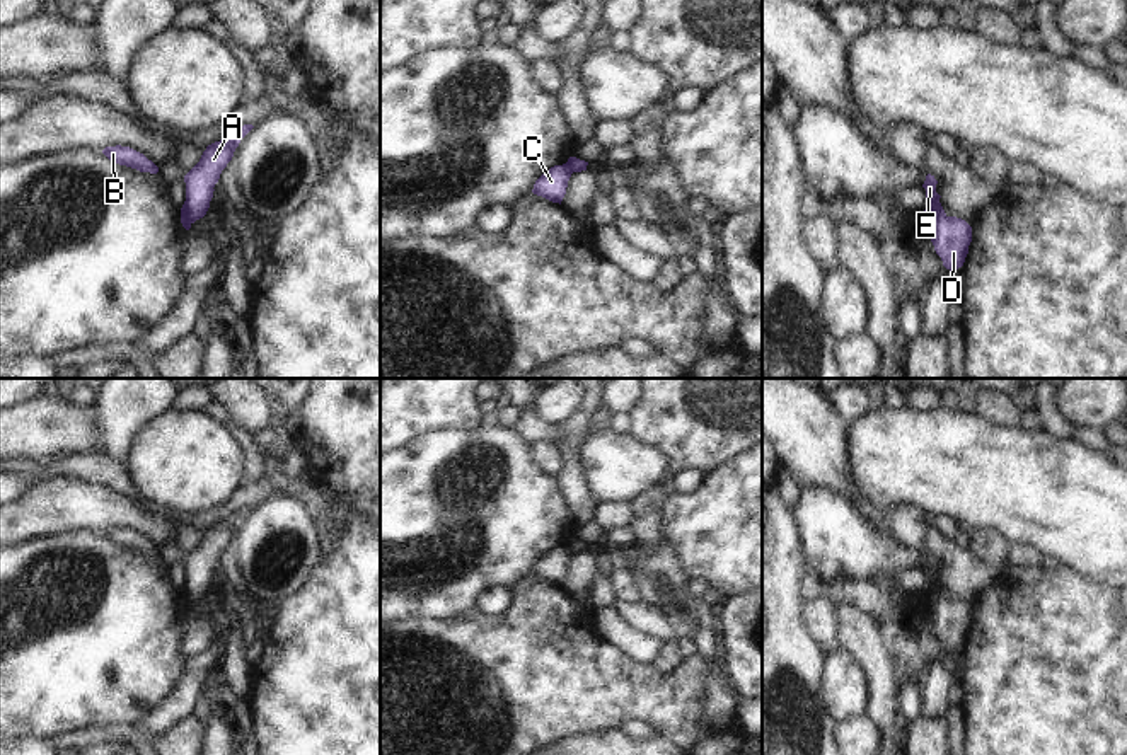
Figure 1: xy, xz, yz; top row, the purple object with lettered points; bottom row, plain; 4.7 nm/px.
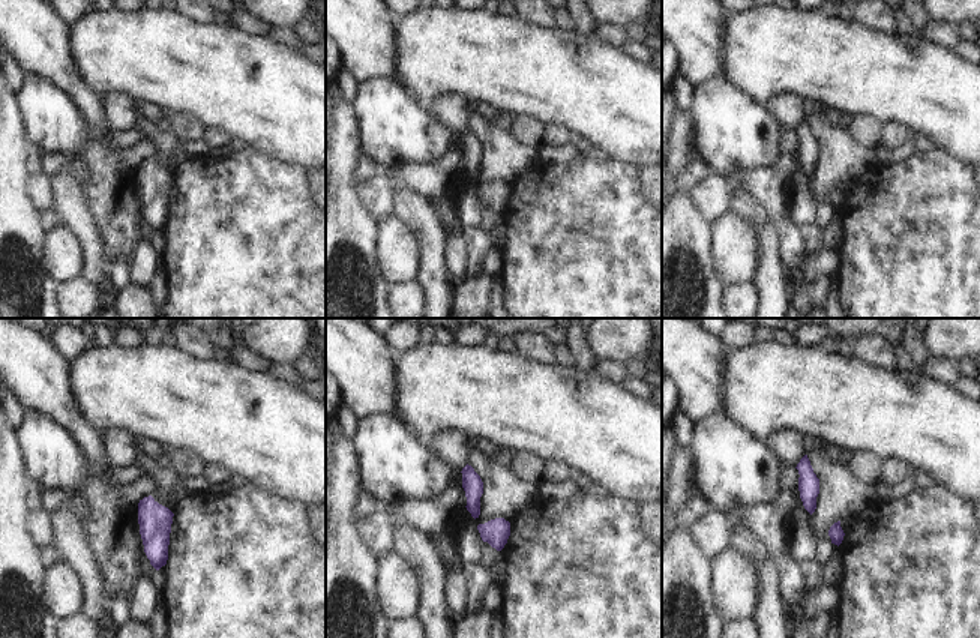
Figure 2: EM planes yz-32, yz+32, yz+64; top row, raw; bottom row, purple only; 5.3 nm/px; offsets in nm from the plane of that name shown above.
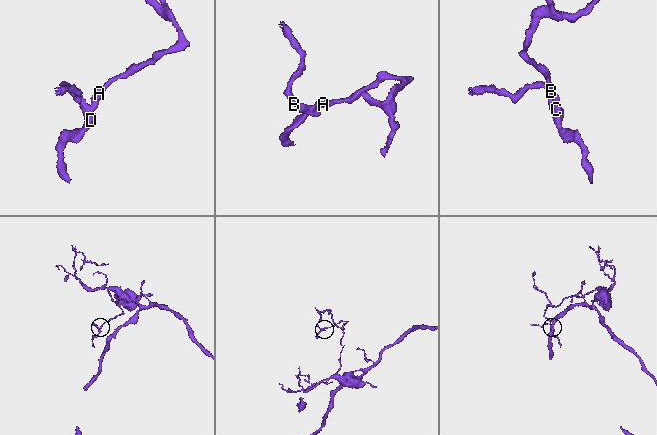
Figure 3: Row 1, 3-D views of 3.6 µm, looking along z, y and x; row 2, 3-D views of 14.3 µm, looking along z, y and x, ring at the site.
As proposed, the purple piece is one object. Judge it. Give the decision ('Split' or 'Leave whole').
Split

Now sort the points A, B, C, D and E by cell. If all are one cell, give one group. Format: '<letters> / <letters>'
A E / B C D

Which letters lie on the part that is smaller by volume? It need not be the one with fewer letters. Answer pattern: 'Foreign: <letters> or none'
Foreign: B, C, D

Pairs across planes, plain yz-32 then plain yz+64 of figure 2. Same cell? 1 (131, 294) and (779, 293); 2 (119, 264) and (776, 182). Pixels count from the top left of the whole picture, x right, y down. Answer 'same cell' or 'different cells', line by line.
1: different cells
2: same cell

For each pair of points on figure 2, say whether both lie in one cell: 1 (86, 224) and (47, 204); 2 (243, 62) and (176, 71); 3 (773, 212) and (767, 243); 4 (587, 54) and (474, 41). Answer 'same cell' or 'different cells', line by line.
1: different cells
2: same cell
3: different cells
4: same cell

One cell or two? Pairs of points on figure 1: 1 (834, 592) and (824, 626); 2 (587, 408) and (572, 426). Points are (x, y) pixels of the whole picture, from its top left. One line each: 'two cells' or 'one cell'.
1: two cells
2: one cell

